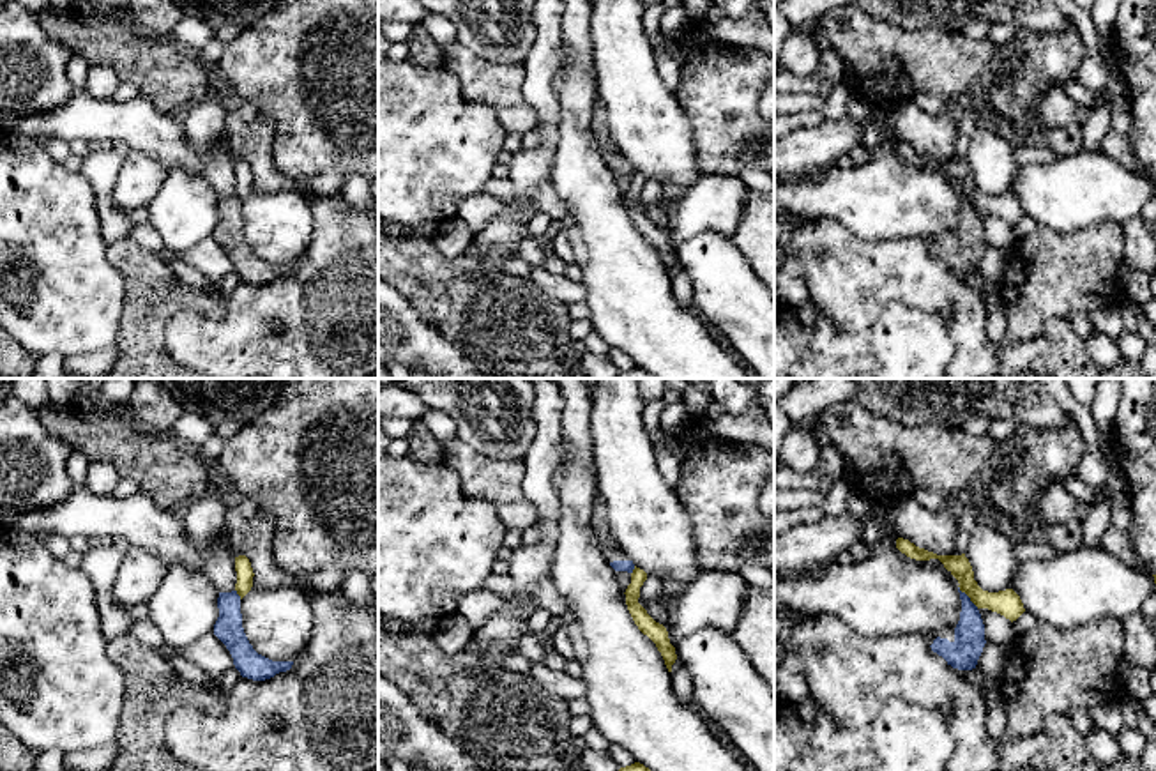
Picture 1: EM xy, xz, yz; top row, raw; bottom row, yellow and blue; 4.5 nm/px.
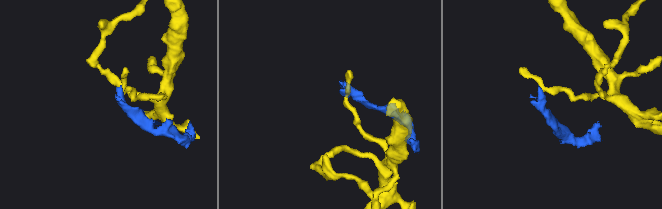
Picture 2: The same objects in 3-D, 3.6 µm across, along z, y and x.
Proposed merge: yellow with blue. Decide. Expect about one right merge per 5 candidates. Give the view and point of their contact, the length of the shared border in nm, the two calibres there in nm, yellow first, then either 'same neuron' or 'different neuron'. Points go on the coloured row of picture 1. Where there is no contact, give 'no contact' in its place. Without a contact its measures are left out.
yz (967, 595) | 140 nm | 120/140 nm | different neuron

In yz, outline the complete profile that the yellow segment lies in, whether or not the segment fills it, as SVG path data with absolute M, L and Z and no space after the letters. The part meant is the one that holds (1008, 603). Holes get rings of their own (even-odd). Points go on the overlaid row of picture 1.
M903 538L896 539L896 548L916 561L939 559L944 564L944 568L958 580L960 591L965 592L977 608L988 608L992 612L997 612L1011 622L1025 612L1020 596L1013 589L999 592L983 591L974 580L974 571L965 553L937 555L933 552L916 546L914 543Z

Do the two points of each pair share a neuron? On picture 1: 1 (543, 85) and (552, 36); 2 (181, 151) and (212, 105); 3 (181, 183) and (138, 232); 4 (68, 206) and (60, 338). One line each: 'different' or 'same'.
1: same
2: different
3: different
4: same

